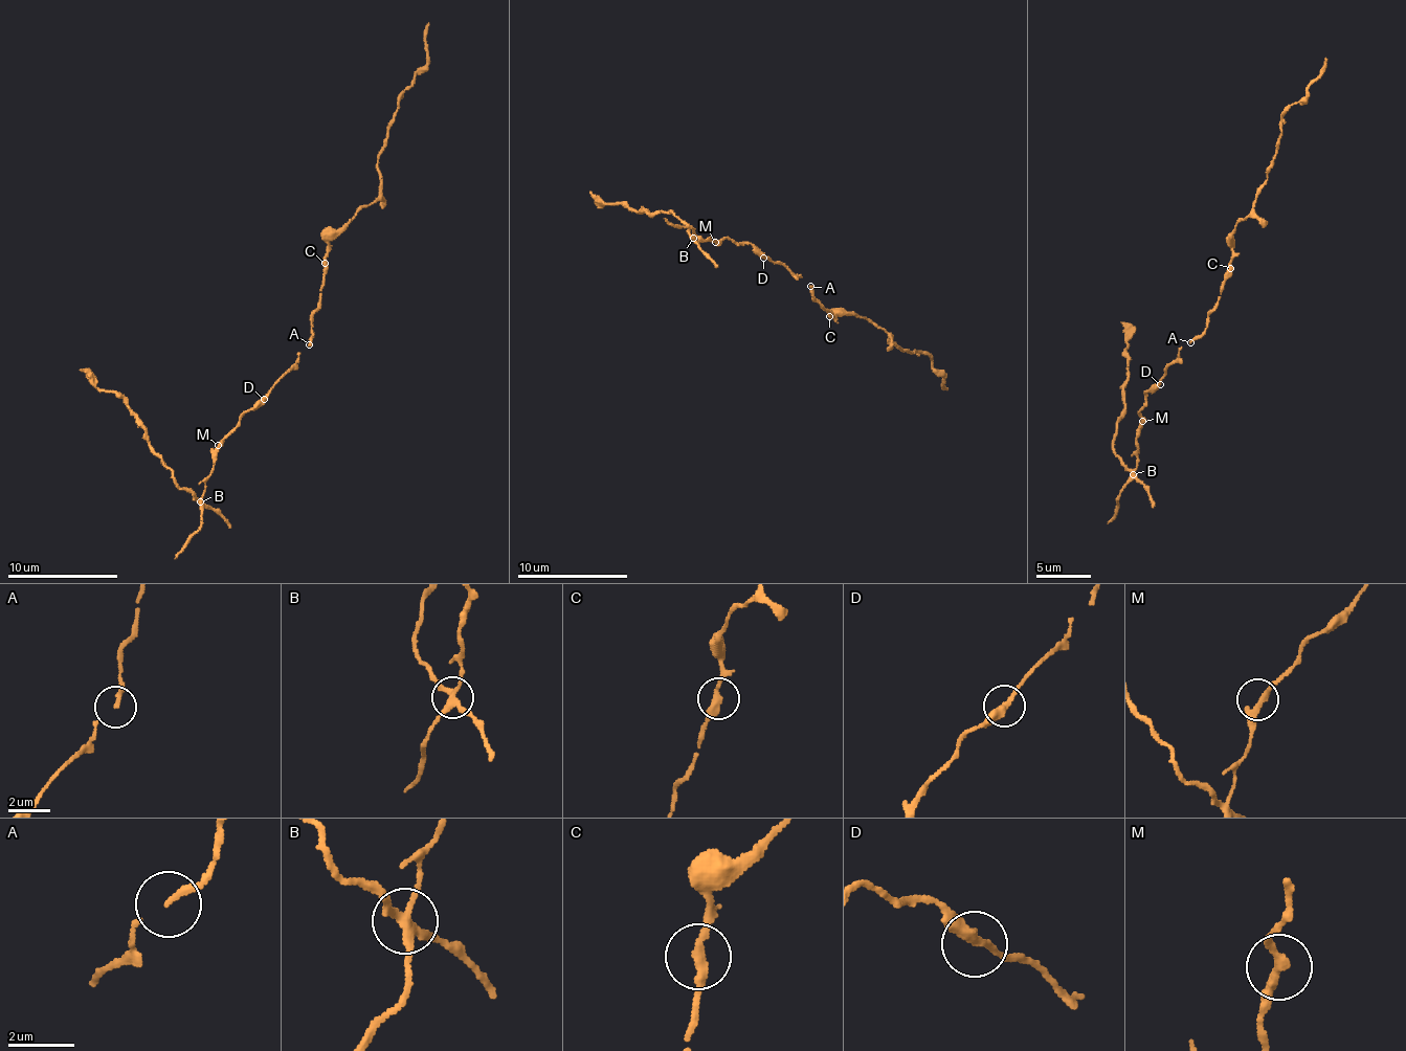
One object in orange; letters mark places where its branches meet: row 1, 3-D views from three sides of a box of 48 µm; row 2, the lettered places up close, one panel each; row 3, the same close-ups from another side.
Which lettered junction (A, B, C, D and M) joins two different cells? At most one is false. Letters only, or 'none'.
B

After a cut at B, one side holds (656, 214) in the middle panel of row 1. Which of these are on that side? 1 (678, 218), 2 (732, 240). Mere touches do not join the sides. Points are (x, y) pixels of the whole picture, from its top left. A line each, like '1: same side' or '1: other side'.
1: same side
2: other side

